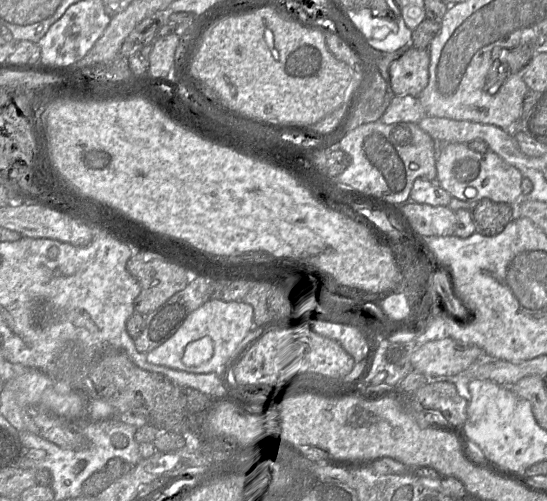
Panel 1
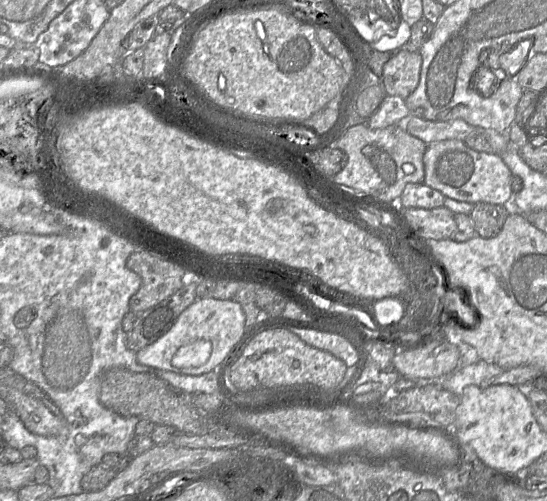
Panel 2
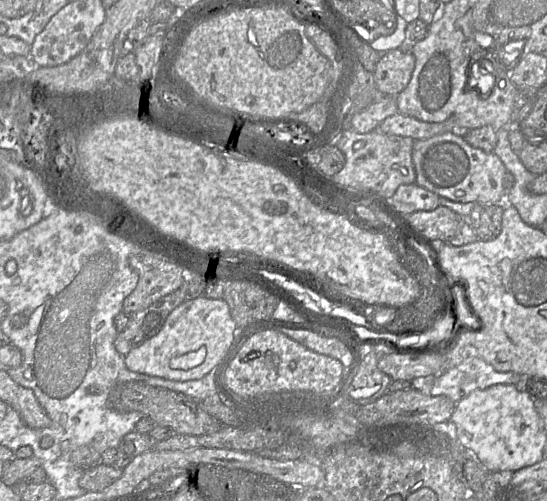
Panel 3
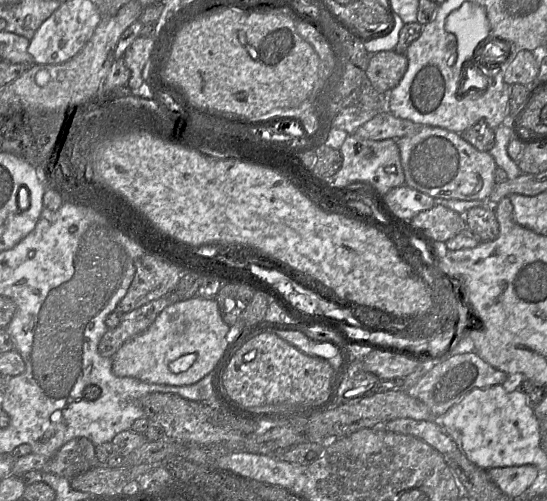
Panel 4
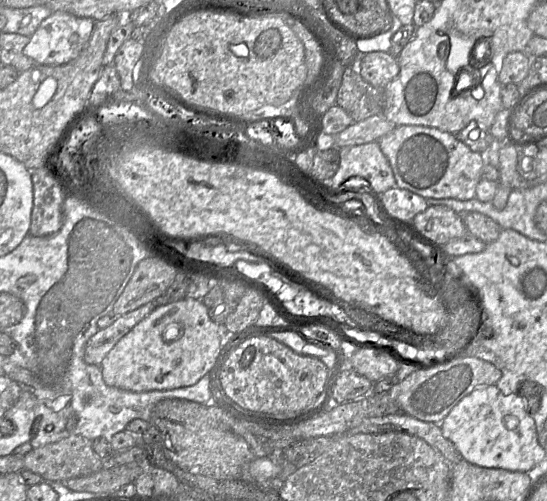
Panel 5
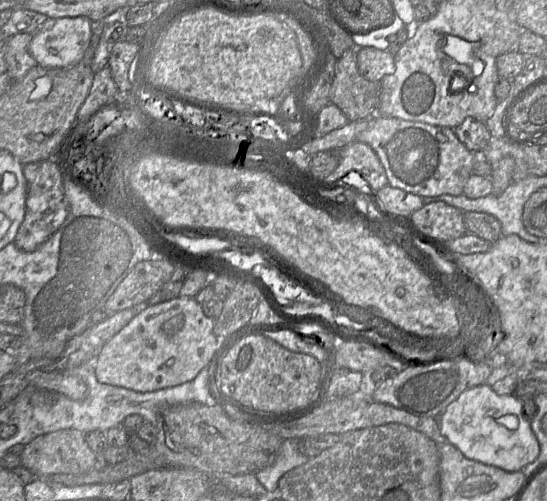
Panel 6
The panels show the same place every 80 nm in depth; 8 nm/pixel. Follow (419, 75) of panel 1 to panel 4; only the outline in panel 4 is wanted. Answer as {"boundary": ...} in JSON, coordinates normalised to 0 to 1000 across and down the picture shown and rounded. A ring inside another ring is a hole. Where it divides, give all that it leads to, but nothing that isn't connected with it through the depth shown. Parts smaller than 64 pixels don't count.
{"boundary":[[[720,100],[684,108],[667,148],[678,170],[695,186],[711,186],[735,158],[746,134],[742,110]]]}

